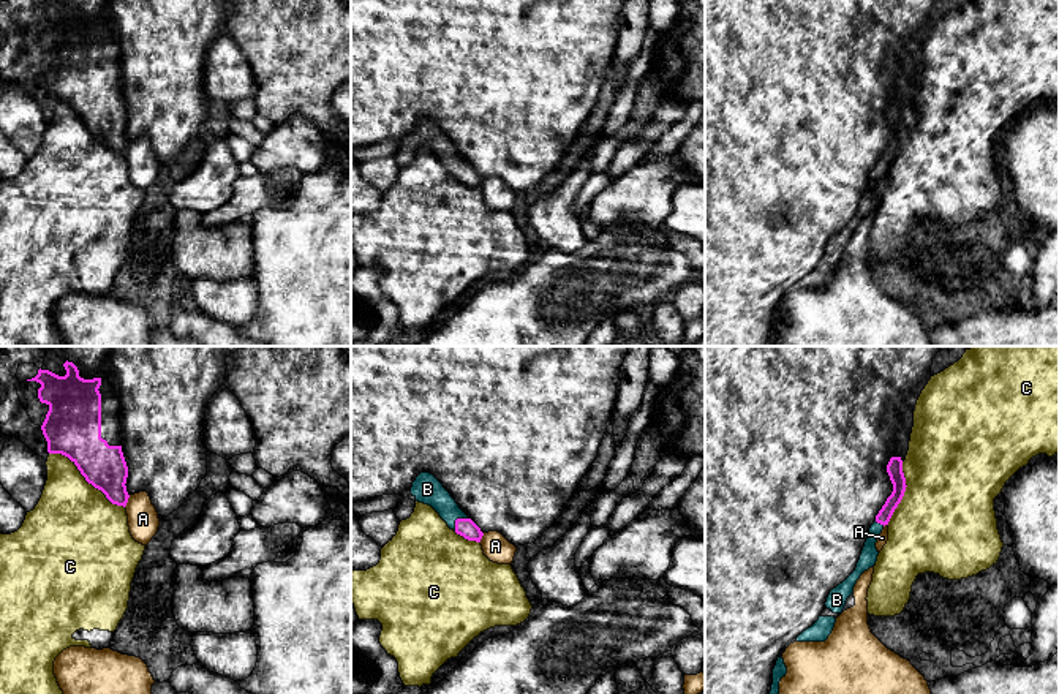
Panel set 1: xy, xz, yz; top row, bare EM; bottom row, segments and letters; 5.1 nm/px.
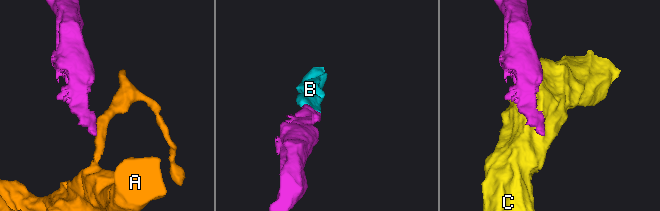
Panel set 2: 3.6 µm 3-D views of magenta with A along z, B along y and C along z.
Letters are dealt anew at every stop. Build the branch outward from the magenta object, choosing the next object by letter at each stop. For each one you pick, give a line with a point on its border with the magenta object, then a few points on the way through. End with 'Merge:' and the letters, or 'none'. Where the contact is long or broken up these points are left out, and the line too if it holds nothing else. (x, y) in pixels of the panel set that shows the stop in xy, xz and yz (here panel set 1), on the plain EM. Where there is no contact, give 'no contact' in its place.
B: xz (456, 166) | across xz (465, 173), (456, 166), (427, 135)
Merge: B

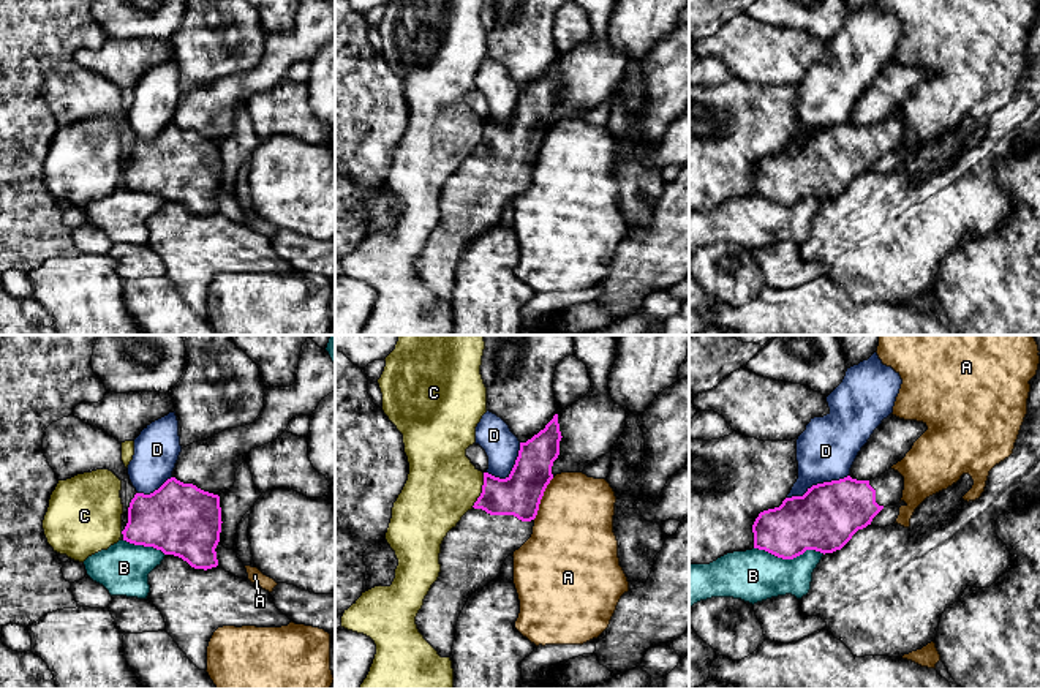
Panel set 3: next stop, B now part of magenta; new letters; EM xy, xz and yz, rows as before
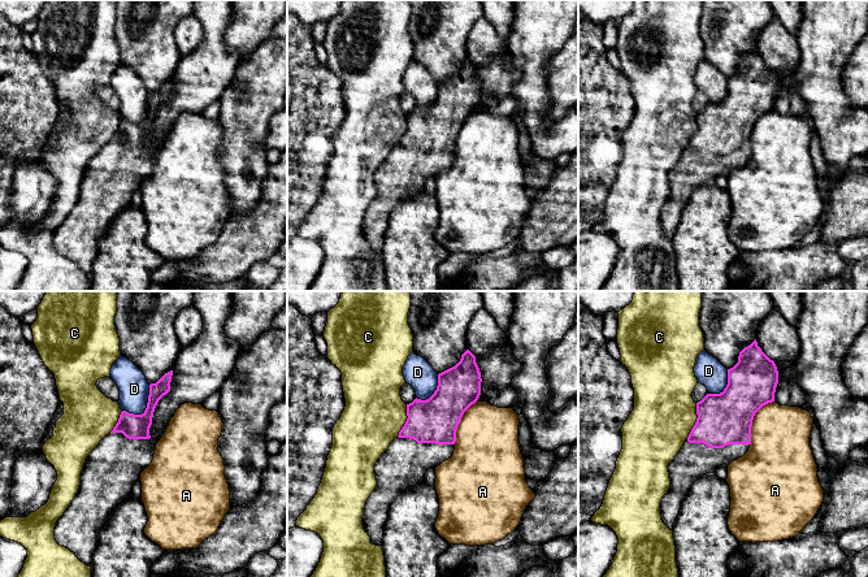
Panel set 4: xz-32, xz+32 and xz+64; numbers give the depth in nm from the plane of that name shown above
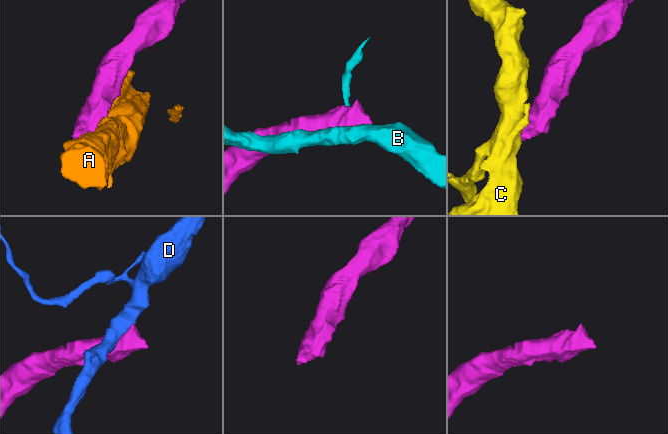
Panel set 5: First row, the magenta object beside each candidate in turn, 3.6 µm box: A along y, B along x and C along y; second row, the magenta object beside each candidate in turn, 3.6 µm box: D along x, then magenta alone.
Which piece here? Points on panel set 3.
Merge: none

